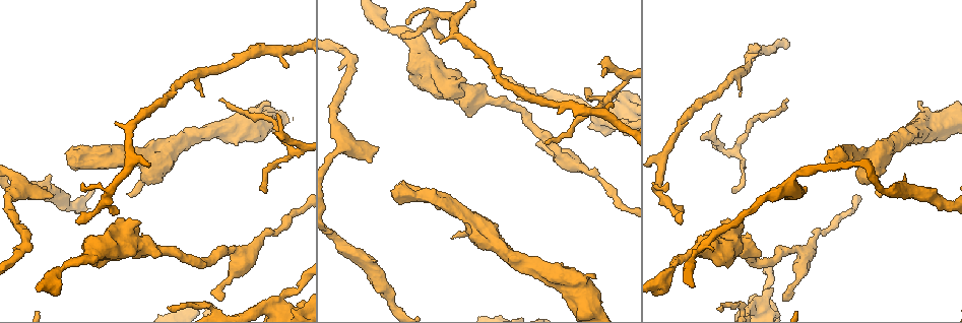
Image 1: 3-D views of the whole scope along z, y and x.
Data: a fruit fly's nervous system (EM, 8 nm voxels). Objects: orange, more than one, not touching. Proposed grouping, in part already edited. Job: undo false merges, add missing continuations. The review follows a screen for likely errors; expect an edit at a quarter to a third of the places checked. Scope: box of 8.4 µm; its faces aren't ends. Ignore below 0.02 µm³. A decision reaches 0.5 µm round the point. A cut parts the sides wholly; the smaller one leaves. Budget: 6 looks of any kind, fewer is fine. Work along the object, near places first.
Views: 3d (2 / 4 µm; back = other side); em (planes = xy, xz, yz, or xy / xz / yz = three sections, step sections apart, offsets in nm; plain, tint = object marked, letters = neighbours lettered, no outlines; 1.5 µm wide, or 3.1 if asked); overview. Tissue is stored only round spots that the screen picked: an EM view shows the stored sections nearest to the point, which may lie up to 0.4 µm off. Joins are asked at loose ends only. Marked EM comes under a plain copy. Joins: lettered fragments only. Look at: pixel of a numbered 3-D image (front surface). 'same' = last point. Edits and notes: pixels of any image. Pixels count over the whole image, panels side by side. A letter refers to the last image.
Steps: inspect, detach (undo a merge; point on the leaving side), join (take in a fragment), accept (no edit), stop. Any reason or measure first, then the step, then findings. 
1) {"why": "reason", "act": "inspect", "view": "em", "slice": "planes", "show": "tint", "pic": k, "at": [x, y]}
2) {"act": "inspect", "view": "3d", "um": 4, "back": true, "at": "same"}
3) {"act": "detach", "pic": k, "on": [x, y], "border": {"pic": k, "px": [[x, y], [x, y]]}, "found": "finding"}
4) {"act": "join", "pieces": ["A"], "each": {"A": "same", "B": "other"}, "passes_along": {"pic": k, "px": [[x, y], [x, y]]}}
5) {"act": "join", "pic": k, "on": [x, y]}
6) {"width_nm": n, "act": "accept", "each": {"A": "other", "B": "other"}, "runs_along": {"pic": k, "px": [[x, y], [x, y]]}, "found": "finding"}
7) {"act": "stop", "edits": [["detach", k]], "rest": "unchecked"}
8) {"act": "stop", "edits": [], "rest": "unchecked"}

{"why": "branch stops here", "act": "inspect", "view": "3d", "um": 4, "pic": 1, "at": [70, 149]}

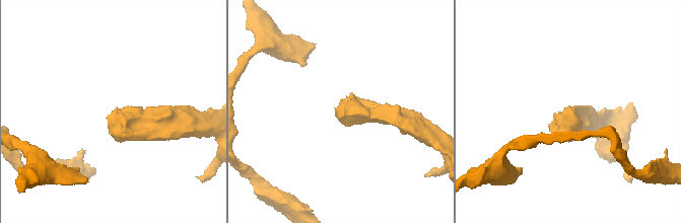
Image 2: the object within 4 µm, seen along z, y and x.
{"why": "now the EM", "act": "inspect", "view": "em", "slice": "yz", "step": 8, "show": "letters", "pic": 2, "at": [341, 105]}

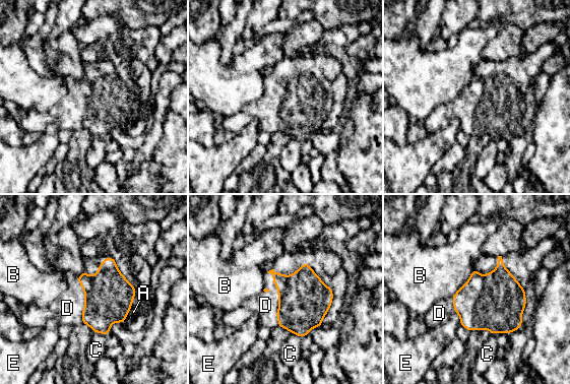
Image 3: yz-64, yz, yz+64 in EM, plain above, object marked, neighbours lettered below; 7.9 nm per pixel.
{"act": "join", "pieces": ["D"], "each": {"A": "other", "B": "other", "C": "other", "D": "same", "E": "other"}, "passes_along": {"pic": 3, "px": [[304, 299], [278, 298], [265, 305]]}, "found": "the cell continues"}

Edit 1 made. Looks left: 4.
{"why": "see it whole again", "act": "inspect", "view": "overview"}

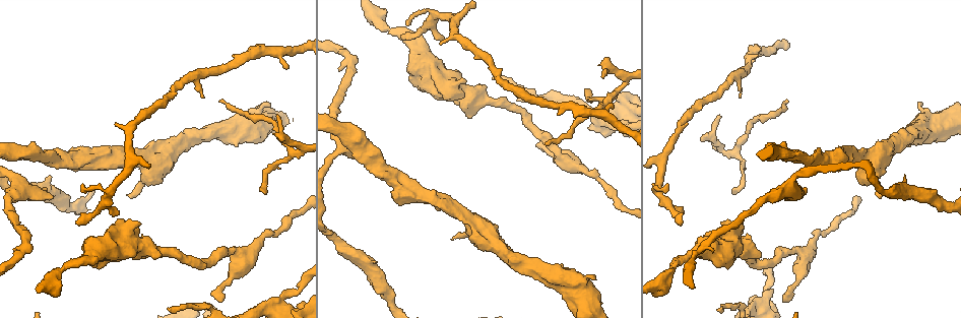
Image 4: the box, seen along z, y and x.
{"why": "free end", "act": "inspect", "view": "em", "slice": "planes", "show": "letters", "pic": 4, "at": [400, 36]}

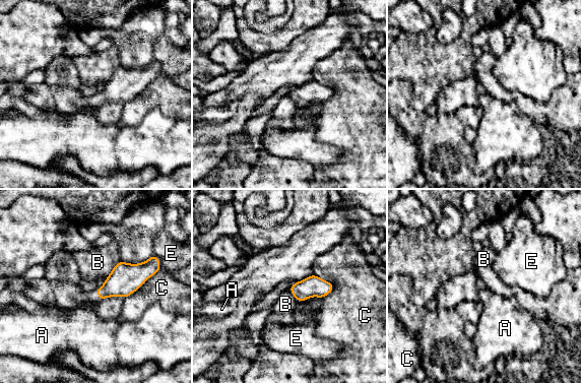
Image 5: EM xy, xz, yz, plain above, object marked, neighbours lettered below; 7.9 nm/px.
{"act": "join", "pieces": ["A"], "each": {"A": "same", "B": "other", "C": "other", "E": "other"}, "found": "the cell continues"}

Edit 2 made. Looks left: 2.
{"act": "stop", "edits": [["join", 3], ["join", 5]], "rest": "unchecked"}

